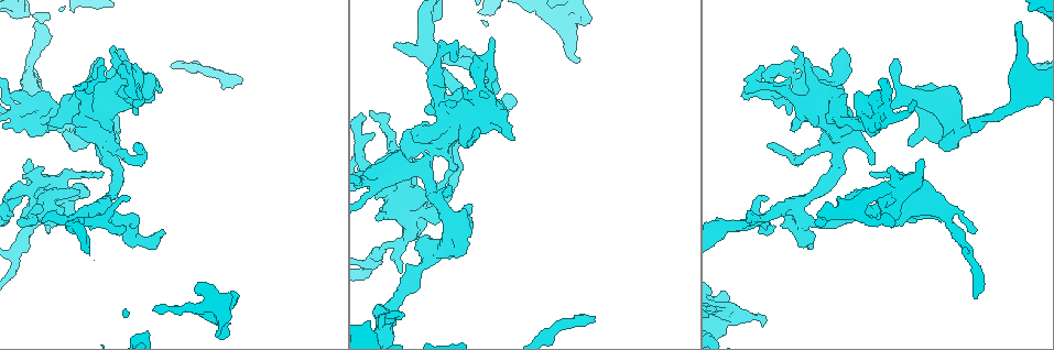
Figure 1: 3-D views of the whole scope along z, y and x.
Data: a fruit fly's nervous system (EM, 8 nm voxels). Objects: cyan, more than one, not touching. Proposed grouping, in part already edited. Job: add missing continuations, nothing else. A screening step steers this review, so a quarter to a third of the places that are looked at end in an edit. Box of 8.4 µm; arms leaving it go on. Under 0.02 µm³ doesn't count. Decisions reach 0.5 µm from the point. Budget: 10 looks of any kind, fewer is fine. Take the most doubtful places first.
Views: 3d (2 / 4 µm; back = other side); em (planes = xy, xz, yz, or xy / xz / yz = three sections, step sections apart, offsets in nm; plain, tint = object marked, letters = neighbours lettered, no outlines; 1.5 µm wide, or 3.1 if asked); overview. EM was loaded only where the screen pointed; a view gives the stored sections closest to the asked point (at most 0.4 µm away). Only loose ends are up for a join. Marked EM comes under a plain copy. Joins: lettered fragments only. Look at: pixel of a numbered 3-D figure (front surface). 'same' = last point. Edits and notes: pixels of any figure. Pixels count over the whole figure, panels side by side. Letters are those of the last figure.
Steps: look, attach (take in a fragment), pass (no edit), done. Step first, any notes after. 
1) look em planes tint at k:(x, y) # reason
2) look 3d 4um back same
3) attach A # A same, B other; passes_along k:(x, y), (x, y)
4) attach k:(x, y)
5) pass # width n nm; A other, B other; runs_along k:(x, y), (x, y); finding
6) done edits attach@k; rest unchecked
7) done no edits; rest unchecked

look em planes letters at 1:(593, 317) # free end

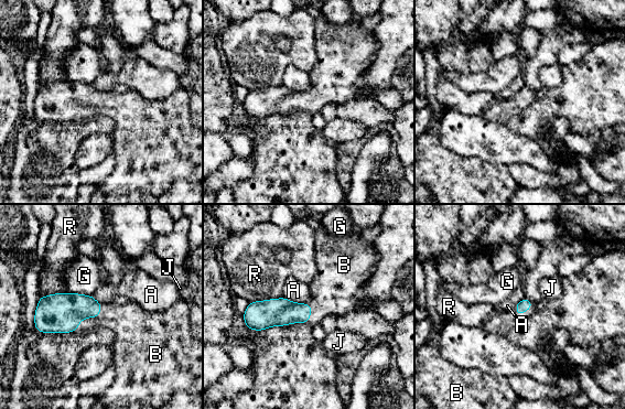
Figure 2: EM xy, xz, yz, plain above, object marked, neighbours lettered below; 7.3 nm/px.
attach B # longest_contact R 260 nm; A other, B same, G other, J other, R other; passes_along 2:(277, 312), (311, 312), (336, 289); the cell continues

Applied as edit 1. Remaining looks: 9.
look overview # redraw

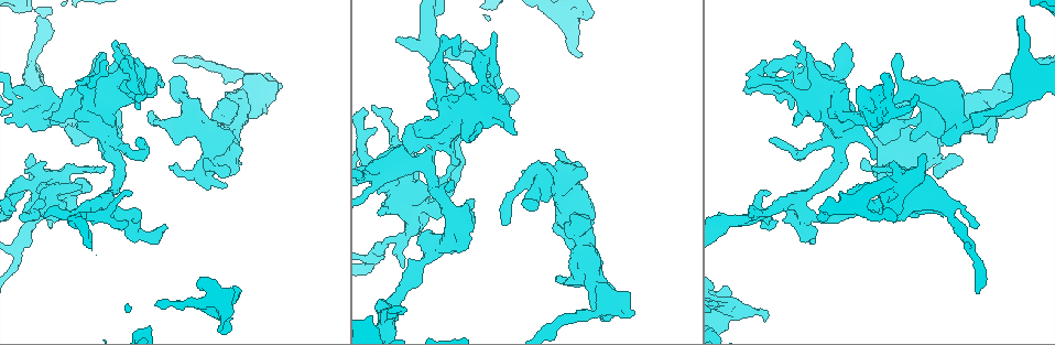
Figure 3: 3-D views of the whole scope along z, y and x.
look 3d 4um at 3:(472, 199) # free end

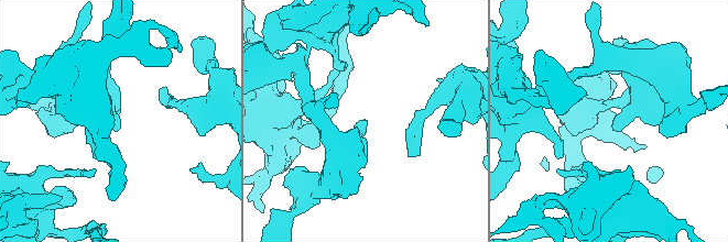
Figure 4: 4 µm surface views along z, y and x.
look em xz step 4 tint at 4:(116, 130) # now the EM

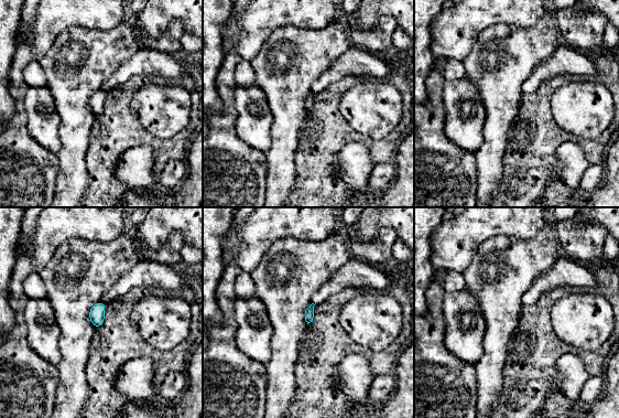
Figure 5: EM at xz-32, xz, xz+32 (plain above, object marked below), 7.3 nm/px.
look em planes letters same # another direction

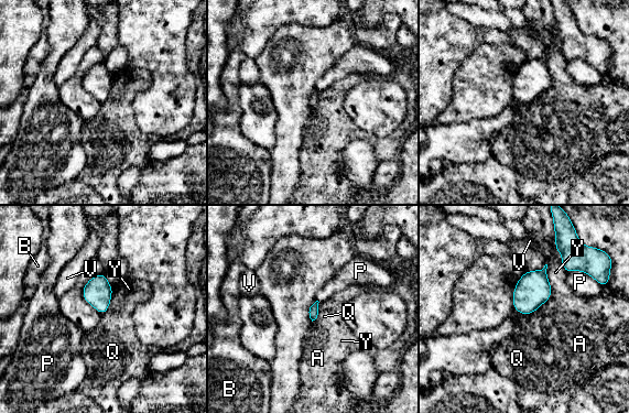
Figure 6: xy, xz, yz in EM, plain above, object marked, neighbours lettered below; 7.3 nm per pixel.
pass # A other, B other, P other, Q other, V other, Y other; border 6:(538, 308), (523, 315); none of them fits

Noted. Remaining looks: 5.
look em 3.1um xz step 8 letters at 3:(99, 53) # free end

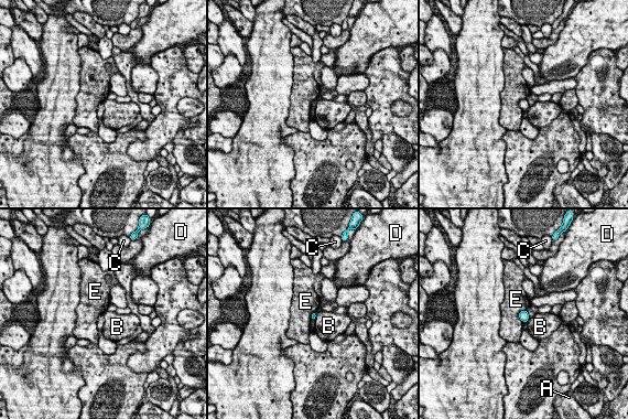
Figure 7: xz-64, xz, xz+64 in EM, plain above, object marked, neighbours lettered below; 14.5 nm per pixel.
pass # A other, B other, C other, D other, E other; border 7:(526, 309), (518, 313), (523, 322); no lettered fragment goes on from it

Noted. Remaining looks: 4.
look 3d 2um at 3:(399, 307) # an open end

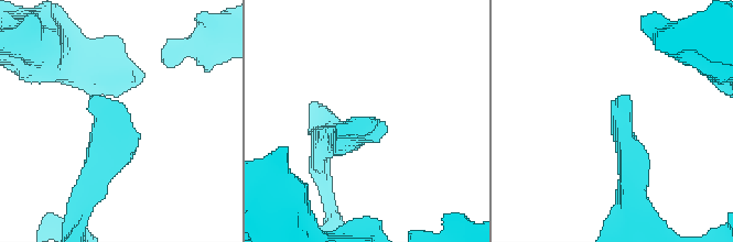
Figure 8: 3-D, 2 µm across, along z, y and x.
look em planes tint at 8:(370, 121)

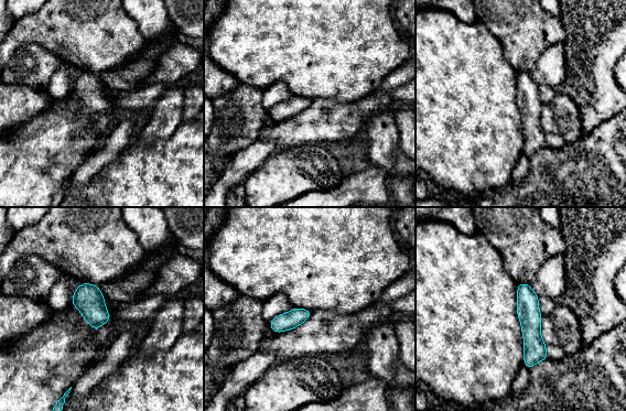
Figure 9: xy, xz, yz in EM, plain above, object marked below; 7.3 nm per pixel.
look em planes letters same # see the neighbours

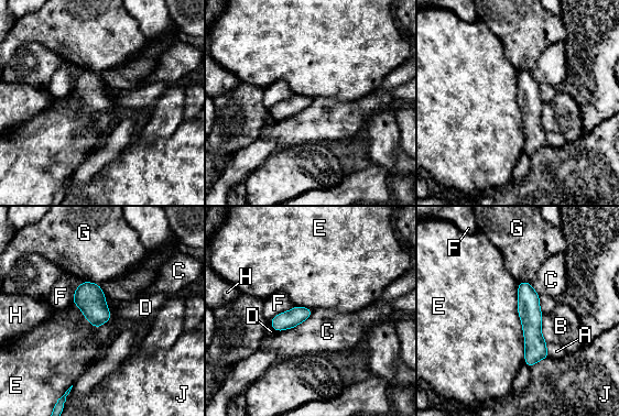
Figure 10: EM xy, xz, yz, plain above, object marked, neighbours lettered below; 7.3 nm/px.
pass # longest_contact E 600 nm; A other, B other, C other, D other, E other, F other, G other, H other, J other; border 10:(517, 283), (523, 362); none of them fits

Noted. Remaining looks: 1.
done edits attach@2; rest unchecked

